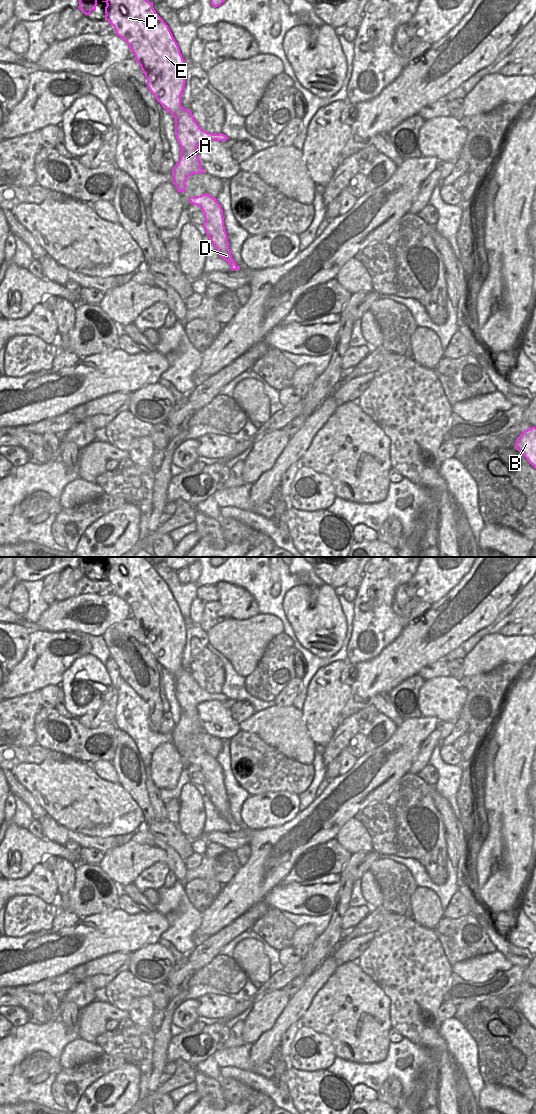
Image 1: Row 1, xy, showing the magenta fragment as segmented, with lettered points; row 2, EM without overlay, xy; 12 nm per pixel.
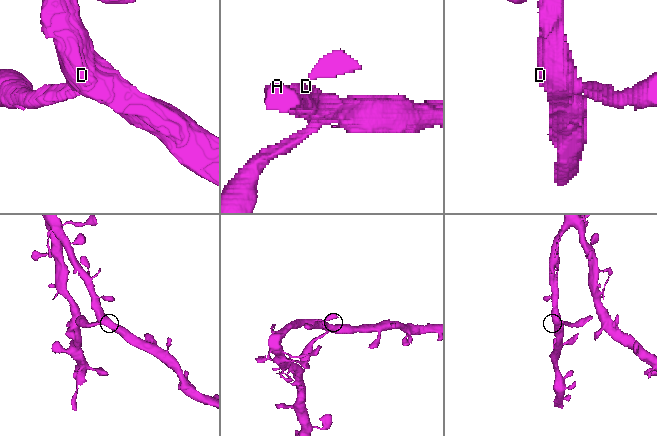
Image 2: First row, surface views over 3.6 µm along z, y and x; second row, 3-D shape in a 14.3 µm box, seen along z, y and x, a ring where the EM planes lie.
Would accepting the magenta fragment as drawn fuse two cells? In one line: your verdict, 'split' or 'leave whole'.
leave whole

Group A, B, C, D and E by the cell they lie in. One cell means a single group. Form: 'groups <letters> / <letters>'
groups A B C D E

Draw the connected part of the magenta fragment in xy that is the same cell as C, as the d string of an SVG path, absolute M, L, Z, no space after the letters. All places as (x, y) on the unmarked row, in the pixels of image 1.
M107 557L105 562L105 581L115 589L135 615L146 639L147 647L164 669L175 678L175 696L180 705L180 719L172 729L172 742L179 754L186 749L185 742L192 734L205 733L197 715L197 706L206 701L226 701L222 693L212 694L204 691L195 681L192 672L181 665L181 655L185 647L187 629L179 606L168 585L156 573L153 563L144 557Z

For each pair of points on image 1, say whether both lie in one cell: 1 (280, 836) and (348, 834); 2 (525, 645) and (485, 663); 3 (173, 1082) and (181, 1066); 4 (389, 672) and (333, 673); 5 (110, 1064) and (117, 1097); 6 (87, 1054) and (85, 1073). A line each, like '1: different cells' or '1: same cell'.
1: different cells
2: same cell
3: different cells
4: different cells
5: different cells
6: different cells

